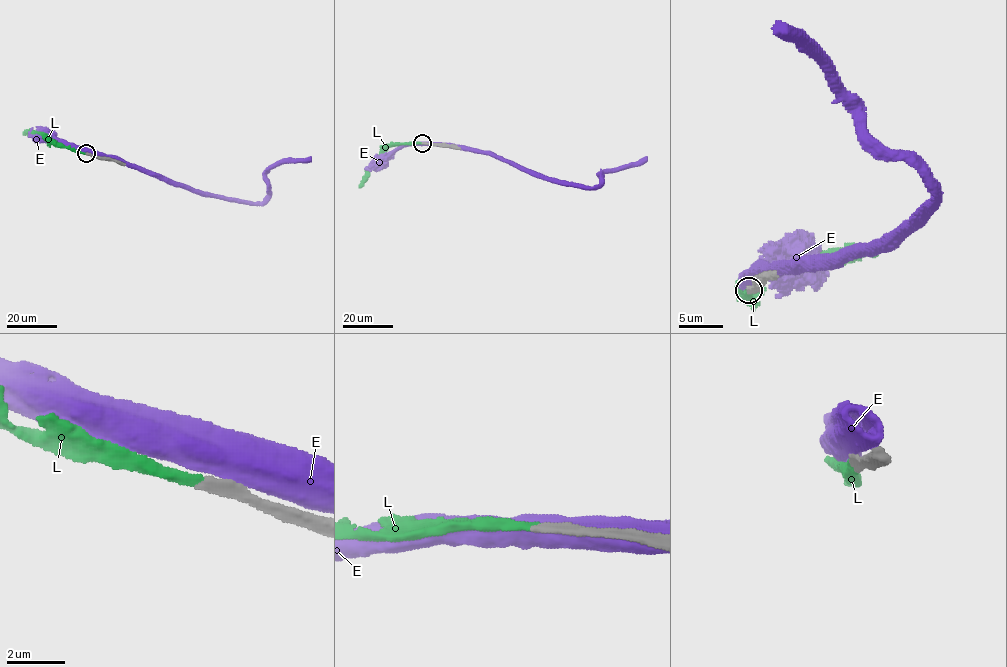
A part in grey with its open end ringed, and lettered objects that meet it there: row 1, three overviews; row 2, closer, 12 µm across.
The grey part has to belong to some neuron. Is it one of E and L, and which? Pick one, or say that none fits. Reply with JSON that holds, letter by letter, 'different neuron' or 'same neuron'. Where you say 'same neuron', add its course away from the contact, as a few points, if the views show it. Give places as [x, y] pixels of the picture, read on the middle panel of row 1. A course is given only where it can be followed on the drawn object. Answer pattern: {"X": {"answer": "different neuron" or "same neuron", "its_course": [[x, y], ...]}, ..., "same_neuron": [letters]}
{"E": {"answer": "different neuron"}, "L": {"answer": "same neuron", "its_course": [[423, 143], [385, 148], [359, 187]]}, "same_neuron": ["L"]}

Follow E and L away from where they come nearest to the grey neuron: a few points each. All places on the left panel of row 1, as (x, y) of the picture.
E: (89, 153), (115, 157), (204, 193), (253, 202), (262, 202), (268, 195), (265, 174), (270, 167), (310, 160)
L: (86, 153), (59, 147), (39, 133), (31, 136), (23, 133)

